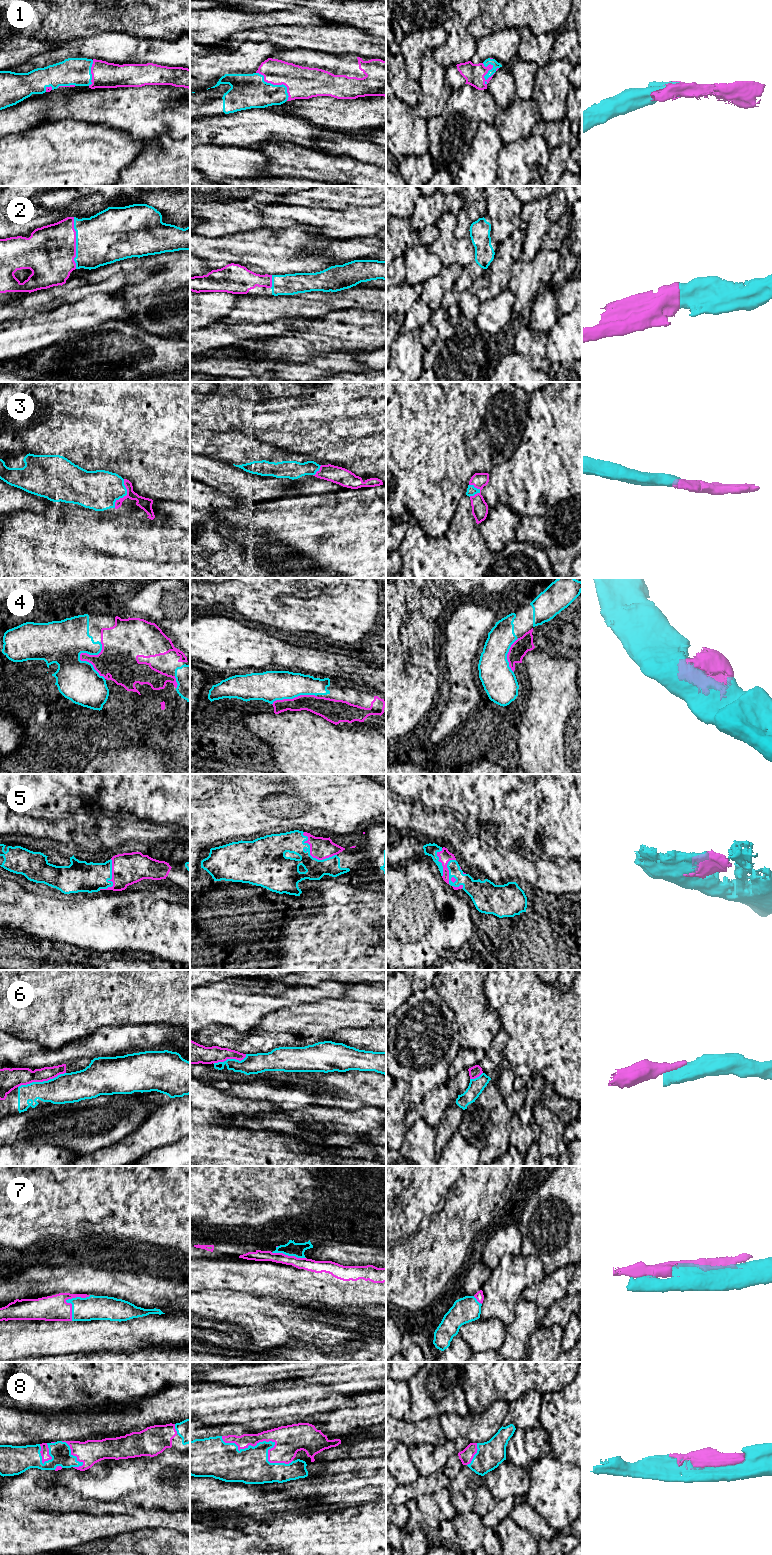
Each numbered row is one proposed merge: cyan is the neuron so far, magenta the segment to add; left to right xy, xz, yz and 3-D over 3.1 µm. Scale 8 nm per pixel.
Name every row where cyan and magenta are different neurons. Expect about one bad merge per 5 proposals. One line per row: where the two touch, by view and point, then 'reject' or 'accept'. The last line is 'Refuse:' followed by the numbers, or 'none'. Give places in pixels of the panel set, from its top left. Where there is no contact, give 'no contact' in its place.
1: xz (276, 85) | accept
2: xy (76, 243) | accept
3: xy (125, 495) | accept
4: xy (79, 656) | accept
5: xz (311, 856) | accept
6: xy (41, 1082) | reject
7: xy (67, 1300) | accept
8: xz (267, 1442) | accept
Refuse: 6

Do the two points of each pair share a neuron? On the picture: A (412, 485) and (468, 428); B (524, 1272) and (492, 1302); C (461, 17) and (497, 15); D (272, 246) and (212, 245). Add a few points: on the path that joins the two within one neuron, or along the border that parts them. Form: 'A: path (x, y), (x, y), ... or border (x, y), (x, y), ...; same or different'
A: path (424, 470), (453, 441); same
B: path (516, 1278), (500, 1294); same
C: border (480, 10), (468, 26), (468, 32), (475, 39); different
D: path (257, 246), (227, 246); same

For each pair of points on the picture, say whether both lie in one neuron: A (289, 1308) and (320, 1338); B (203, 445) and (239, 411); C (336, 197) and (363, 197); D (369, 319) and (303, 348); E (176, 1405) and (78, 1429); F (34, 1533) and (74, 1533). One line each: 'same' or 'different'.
A: same
B: different
C: same
D: same
E: same
F: same

